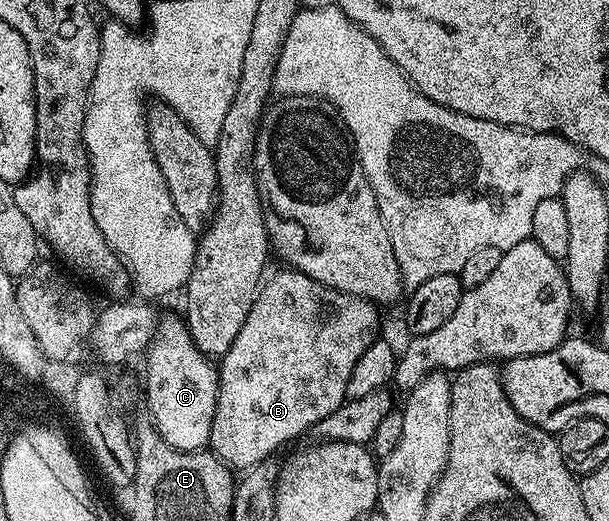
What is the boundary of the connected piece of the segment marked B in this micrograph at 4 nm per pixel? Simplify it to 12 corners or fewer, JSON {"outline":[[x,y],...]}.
{"outline":[[293,268],[218,366],[234,472],[347,401],[375,303]]}

